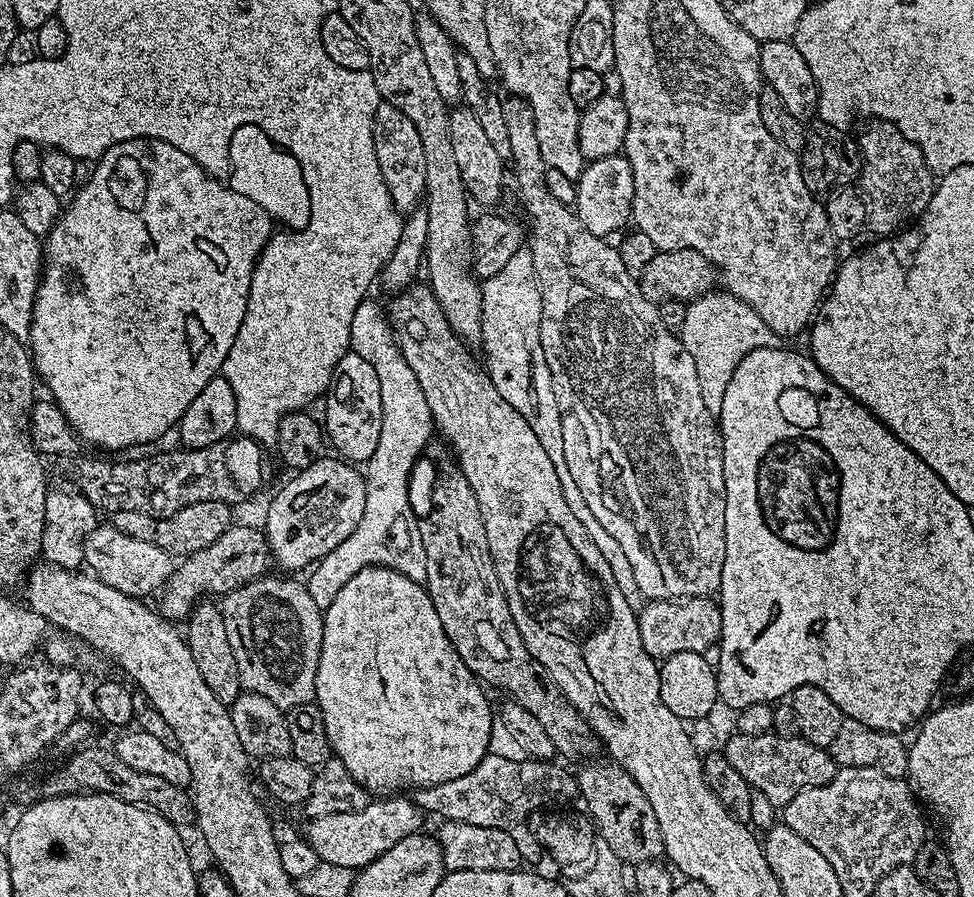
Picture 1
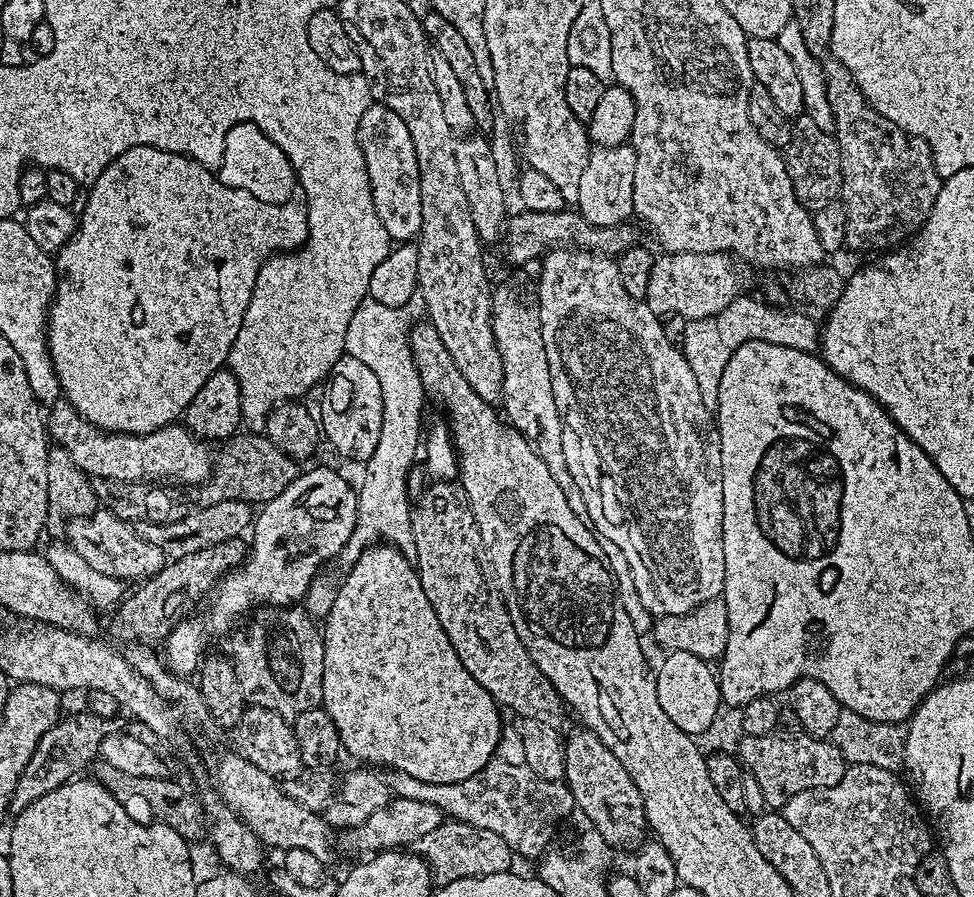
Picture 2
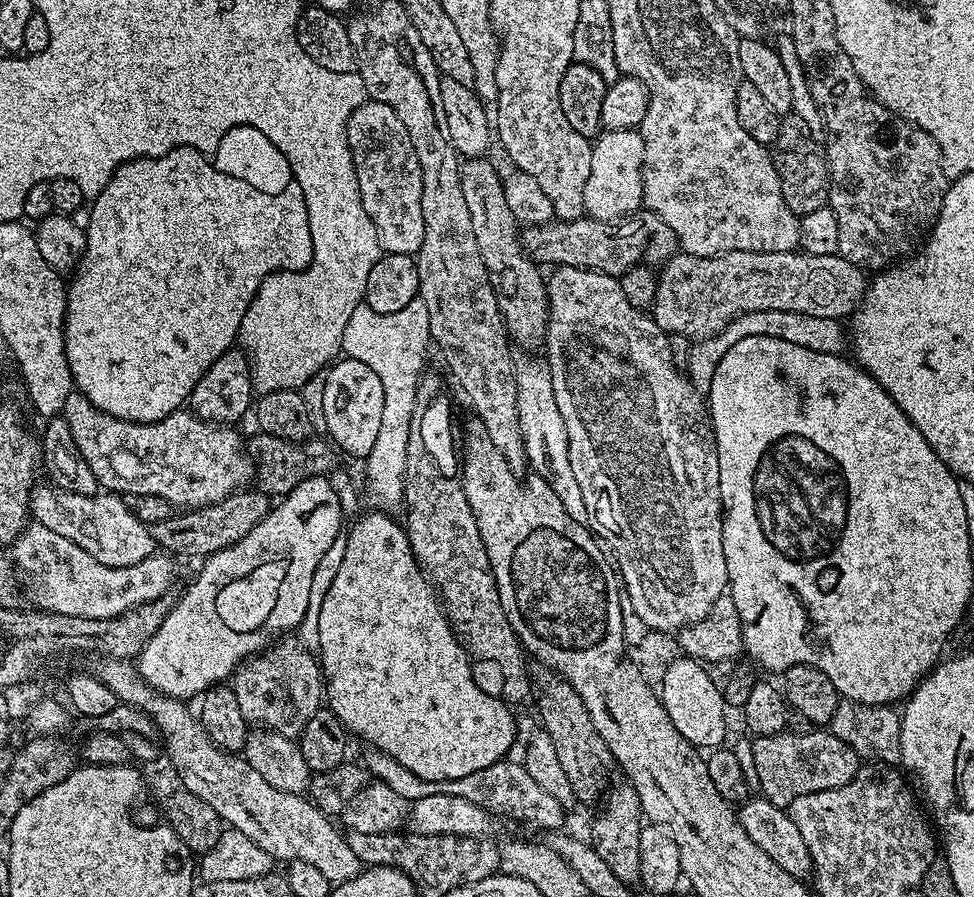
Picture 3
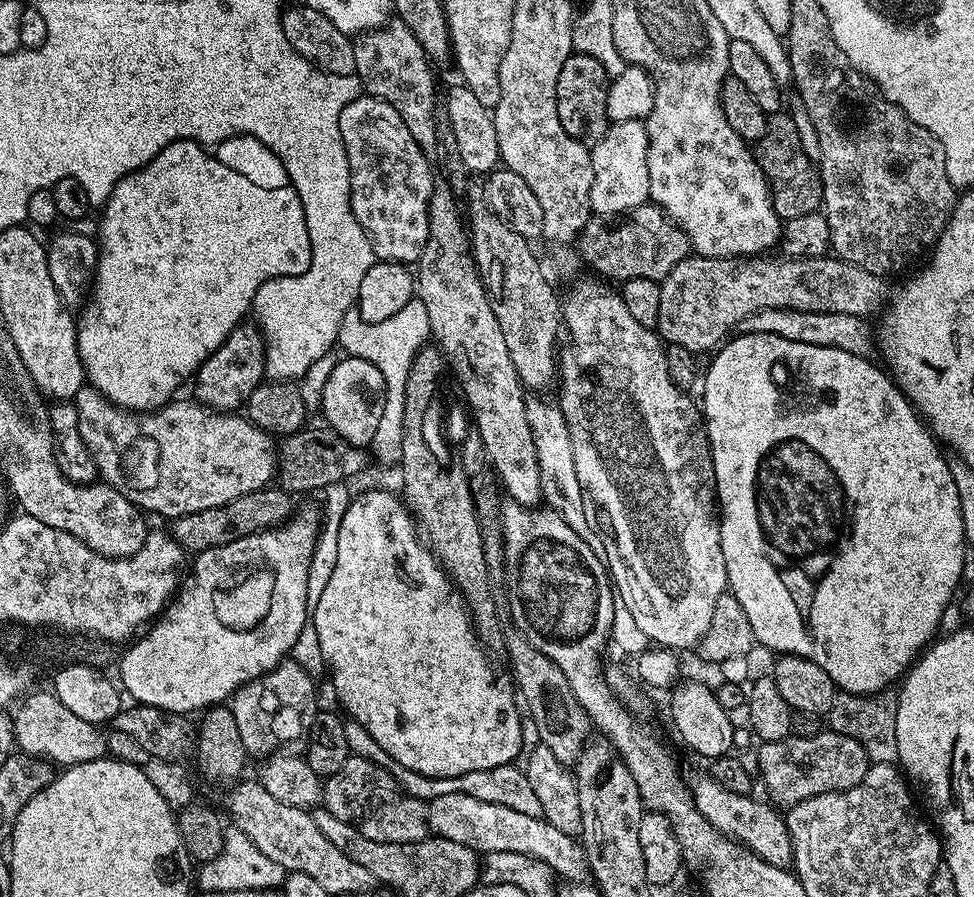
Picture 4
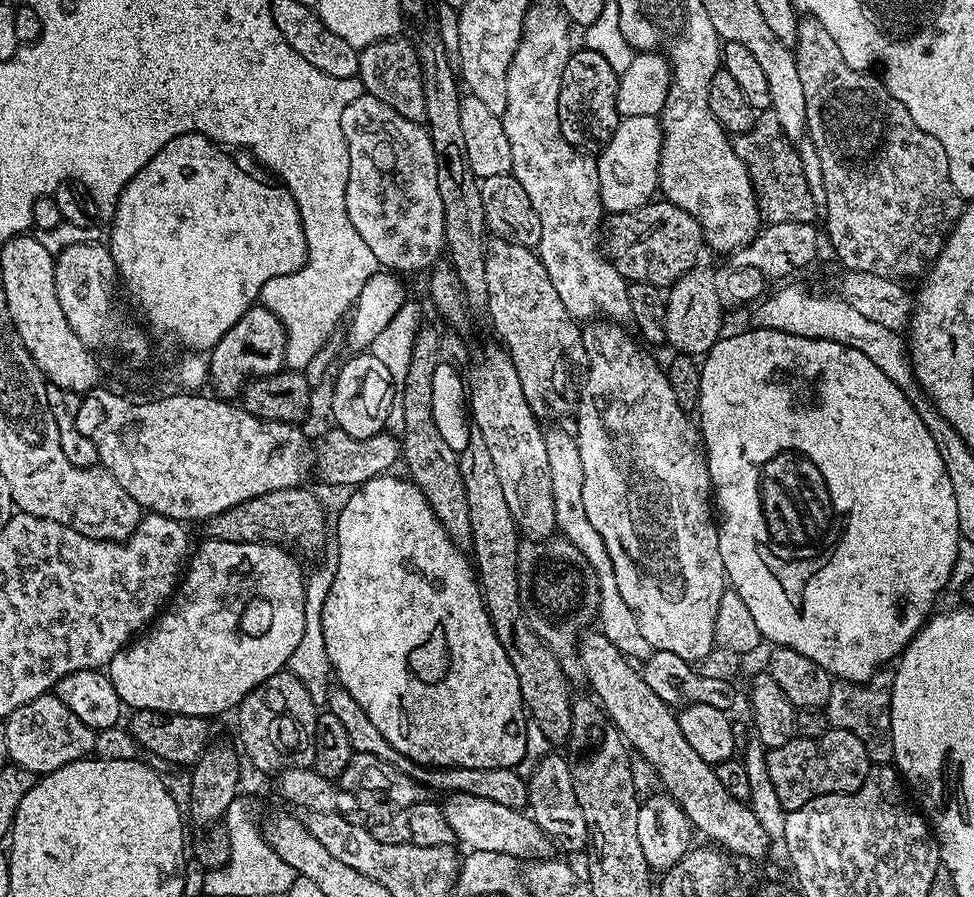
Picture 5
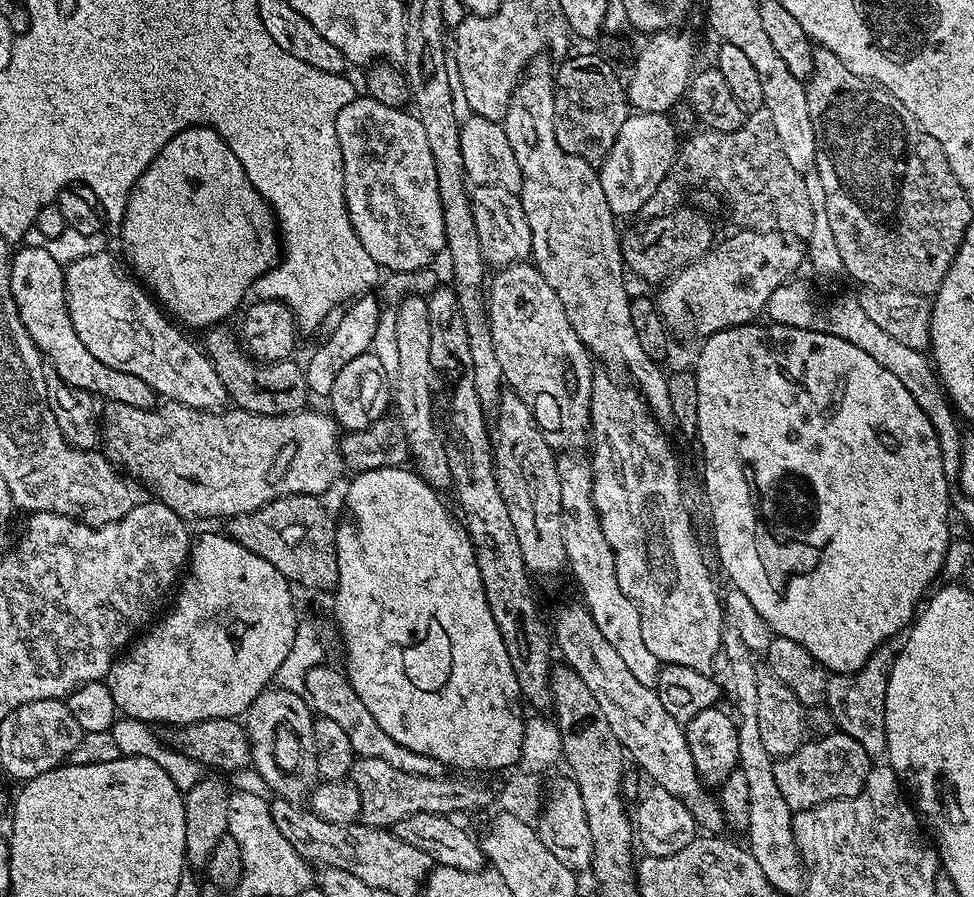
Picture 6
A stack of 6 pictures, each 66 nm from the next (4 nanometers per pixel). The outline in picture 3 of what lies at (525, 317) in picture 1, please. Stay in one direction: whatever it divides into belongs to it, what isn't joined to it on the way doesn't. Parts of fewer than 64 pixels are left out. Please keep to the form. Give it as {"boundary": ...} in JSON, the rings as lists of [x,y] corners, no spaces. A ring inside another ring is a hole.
{"boundary":[[[524,360],[516,364],[516,389],[518,390],[518,418],[522,426],[524,454],[531,471],[541,476],[558,494],[566,514],[574,522],[589,523],[586,502],[582,498],[582,486],[570,470],[570,450],[566,438],[566,416],[560,413],[560,404],[556,401],[556,384],[552,381],[552,368],[544,360]]]}

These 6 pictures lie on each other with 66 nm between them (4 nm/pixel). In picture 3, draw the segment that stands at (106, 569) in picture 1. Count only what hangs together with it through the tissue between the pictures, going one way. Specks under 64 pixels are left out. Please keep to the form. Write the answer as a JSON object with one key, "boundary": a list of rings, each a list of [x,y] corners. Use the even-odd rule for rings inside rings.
{"boundary":[[[55,486],[47,487],[37,487],[33,491],[31,519],[46,526],[46,530],[54,530],[54,534],[62,534],[62,538],[70,538],[70,542],[82,546],[86,554],[98,558],[102,566],[134,566],[144,558],[150,558],[153,552],[157,551],[158,545],[152,537],[151,527],[136,517],[127,499],[116,494],[83,496],[64,492]]]}

